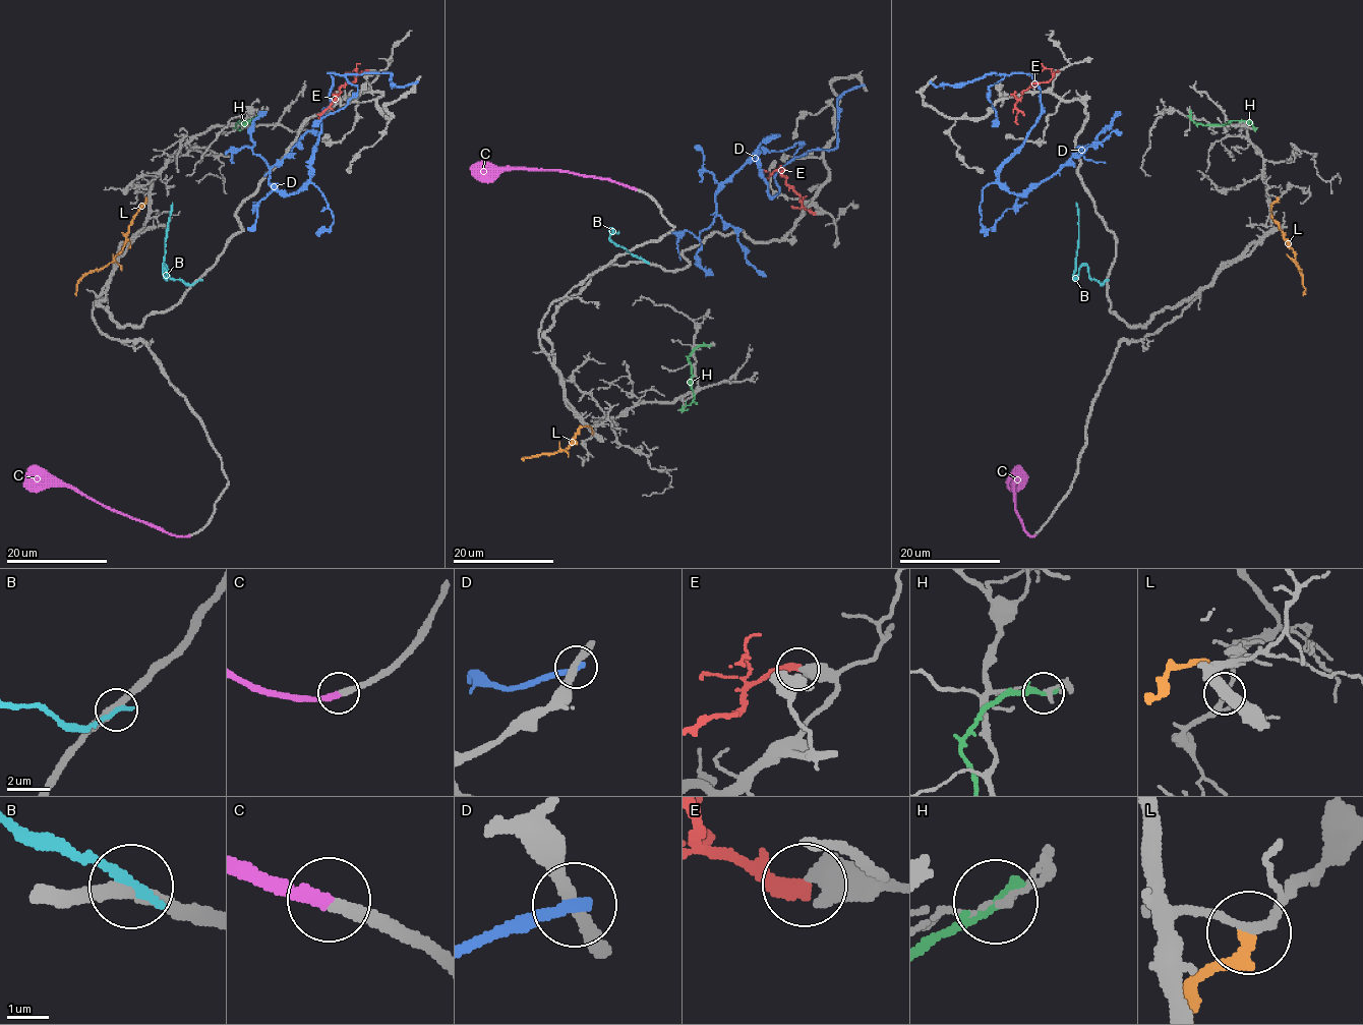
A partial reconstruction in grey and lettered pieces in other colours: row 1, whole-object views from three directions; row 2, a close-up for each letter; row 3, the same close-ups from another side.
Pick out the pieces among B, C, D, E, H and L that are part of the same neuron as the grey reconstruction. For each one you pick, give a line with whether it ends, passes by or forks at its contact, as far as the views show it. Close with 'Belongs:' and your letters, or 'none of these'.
C: it ends there
Belongs: C

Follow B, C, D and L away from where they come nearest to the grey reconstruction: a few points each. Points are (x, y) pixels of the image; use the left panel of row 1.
B: (198, 280), (186, 284), (171, 278), (166, 266), (163, 267), (167, 277), (163, 277), (166, 229), (172, 203)
C: (189, 535), (176, 536), (120, 514), (68, 486), (54, 485), (40, 473), (24, 474)
D: (417, 82), (329, 73), (309, 178), (288, 194), (252, 152), (250, 126), (267, 111)
L: (146, 198), (129, 225), (126, 242), (120, 252), (107, 266), (90, 270), (78, 282), (76, 295)

